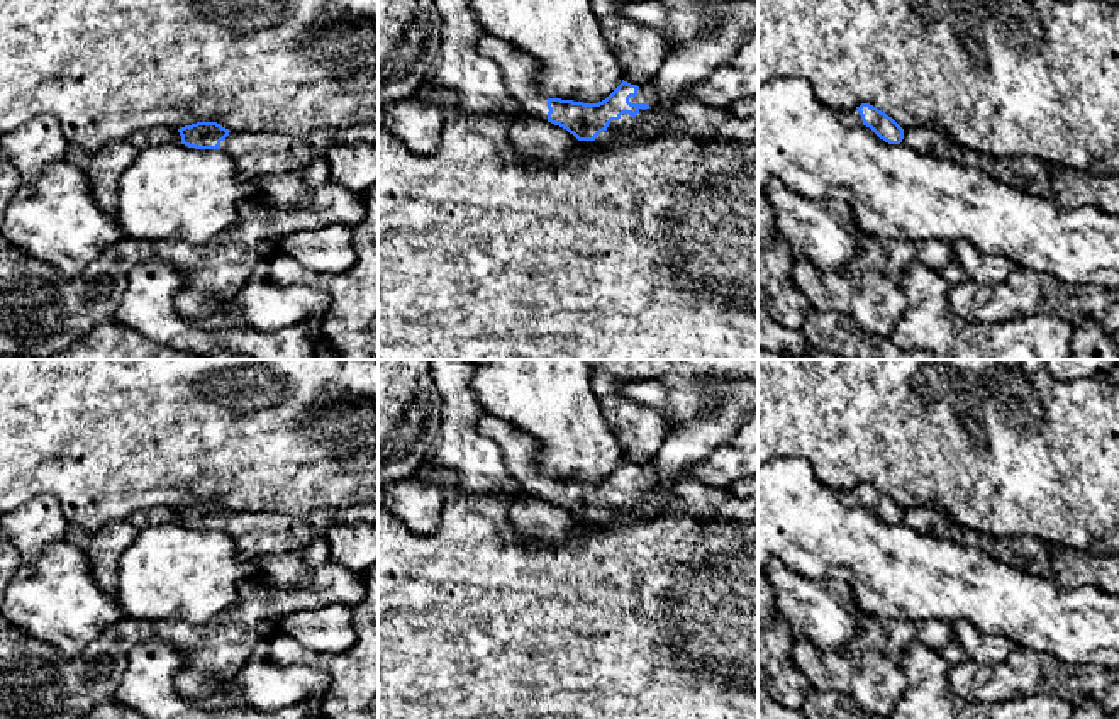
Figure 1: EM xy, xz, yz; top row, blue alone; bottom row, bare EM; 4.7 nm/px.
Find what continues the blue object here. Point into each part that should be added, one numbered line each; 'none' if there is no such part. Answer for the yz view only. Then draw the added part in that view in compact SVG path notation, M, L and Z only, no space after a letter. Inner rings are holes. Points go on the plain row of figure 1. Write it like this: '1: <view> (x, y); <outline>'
1: yz (851, 497); M858 488L841 492L839 499L844 505L849 505L849 507L863 505L863 500L861 500L861 495L860 495Z

